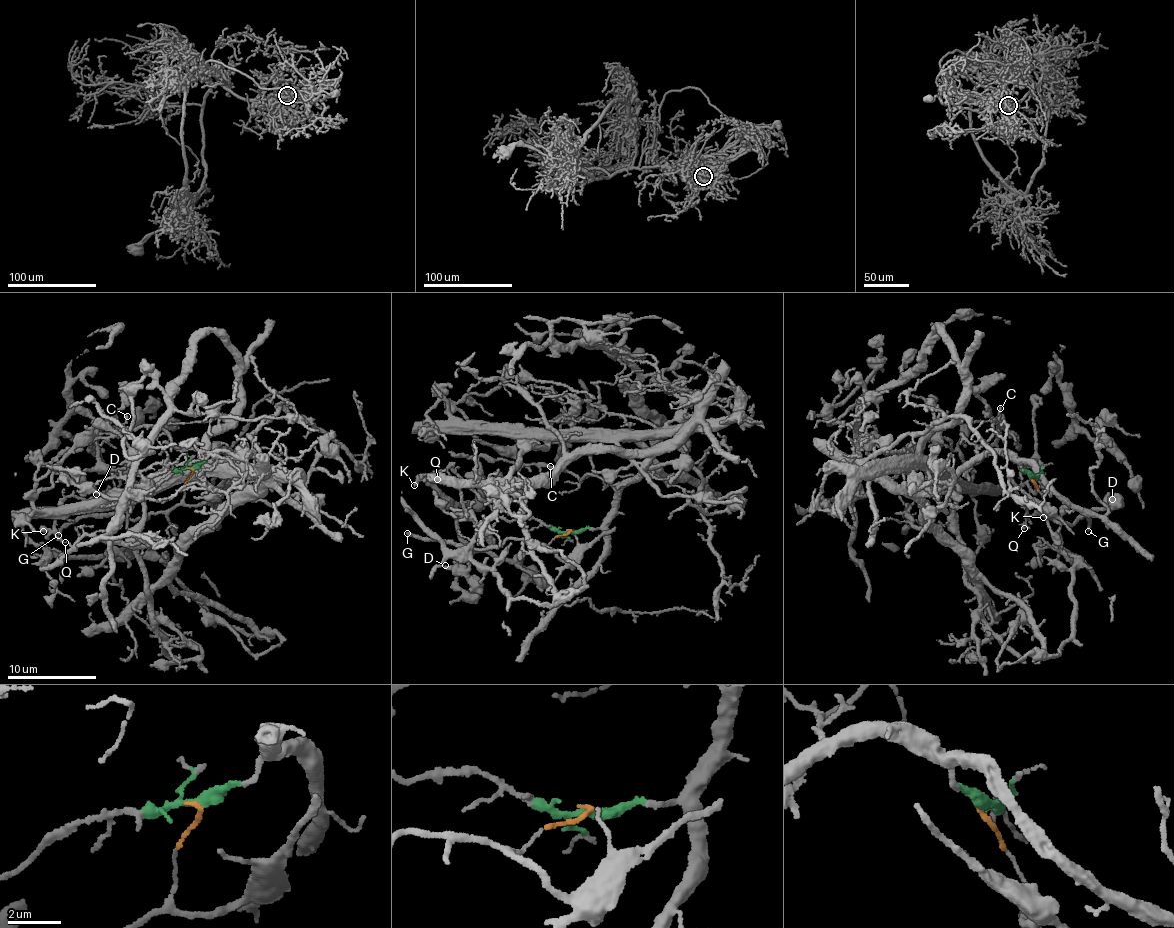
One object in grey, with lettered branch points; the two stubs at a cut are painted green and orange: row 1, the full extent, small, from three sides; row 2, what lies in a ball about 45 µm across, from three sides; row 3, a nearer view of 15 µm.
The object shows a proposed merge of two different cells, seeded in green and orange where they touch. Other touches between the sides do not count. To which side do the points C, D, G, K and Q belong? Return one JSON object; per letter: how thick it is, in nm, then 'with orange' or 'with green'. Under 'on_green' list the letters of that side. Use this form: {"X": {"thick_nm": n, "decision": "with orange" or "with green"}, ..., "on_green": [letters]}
{"C": {"thick_nm": 130, "decision": "with green"}, "D": {"thick_nm": 260, "decision": "with orange"}, "G": {"thick_nm": 240, "decision": "with orange"}, "K": {"thick_nm": 320, "decision": "with green"}, "Q": {"thick_nm": 120, "decision": "with green"}, "on_green": ["C", "K", "Q"]}

